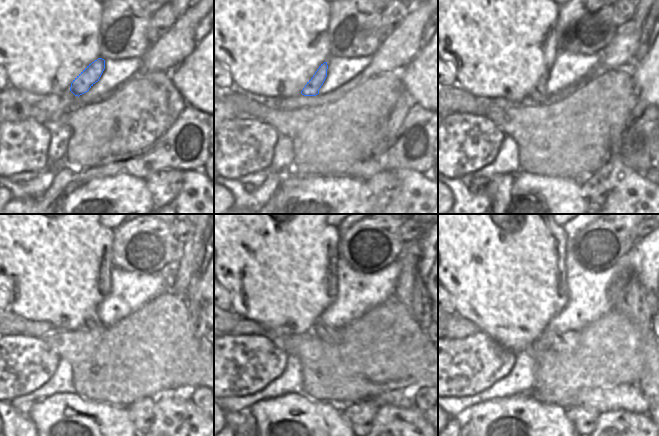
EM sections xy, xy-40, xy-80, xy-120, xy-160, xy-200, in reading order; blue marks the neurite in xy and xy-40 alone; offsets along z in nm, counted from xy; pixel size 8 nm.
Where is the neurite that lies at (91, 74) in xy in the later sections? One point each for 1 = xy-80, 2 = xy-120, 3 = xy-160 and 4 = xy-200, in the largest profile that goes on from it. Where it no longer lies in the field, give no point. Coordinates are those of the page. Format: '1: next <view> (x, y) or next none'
1: next xy-80 (539, 94)
2: next xy-120 (92, 321)
3: next xy-160 (329, 335)
4: next xy-200 (566, 342)

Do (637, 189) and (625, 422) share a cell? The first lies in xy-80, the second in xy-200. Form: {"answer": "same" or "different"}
{"answer": "same"}

